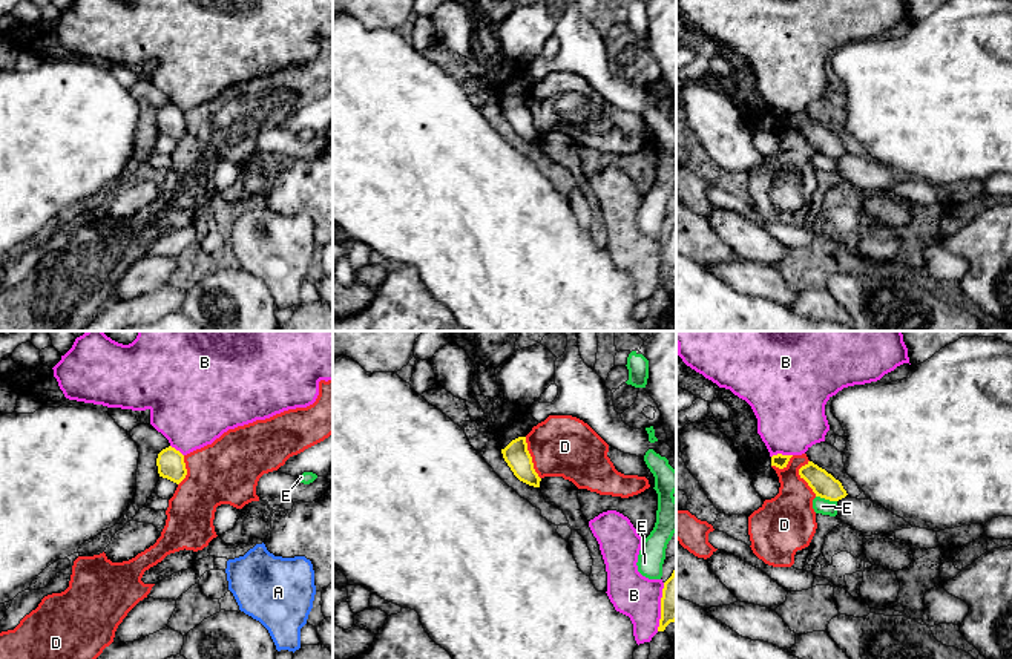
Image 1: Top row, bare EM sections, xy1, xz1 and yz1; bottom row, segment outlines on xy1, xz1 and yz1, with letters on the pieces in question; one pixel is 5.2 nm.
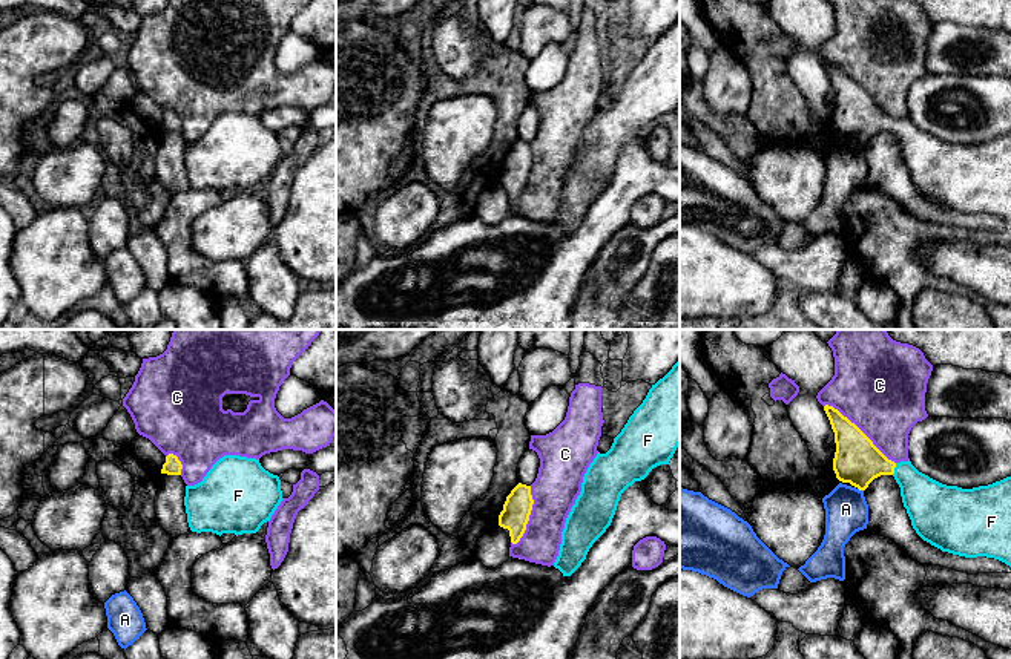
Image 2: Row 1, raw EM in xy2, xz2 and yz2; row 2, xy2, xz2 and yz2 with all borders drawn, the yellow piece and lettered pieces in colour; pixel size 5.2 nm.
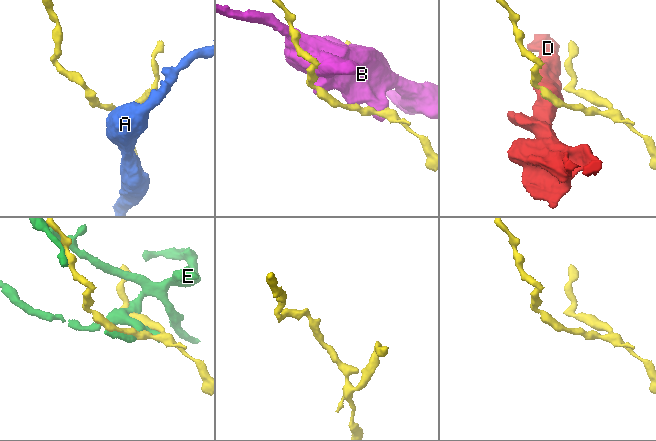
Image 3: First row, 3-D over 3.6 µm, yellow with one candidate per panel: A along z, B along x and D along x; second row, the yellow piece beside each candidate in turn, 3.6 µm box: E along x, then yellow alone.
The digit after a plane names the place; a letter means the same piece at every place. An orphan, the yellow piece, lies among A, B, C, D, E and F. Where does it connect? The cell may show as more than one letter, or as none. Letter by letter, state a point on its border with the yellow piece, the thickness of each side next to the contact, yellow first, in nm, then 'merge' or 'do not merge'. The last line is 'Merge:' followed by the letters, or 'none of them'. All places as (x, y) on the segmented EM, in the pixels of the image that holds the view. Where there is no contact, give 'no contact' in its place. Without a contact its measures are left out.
A: contact yz2 (861, 489); calibres 240 and 220 nm; do not merge
B: contact yz1 (781, 454); calibres 70 and 360 nm; do not merge
C: contact yz2 (859, 429); calibres 240 and 480 nm; do not merge
D: contact xz1 (531, 459); calibres 140 and 320 nm; do not merge
E: contact yz1 (827, 498); calibres 140 and 80 nm; do not merge
F: contact yz2 (893, 469); calibres 240 and 240 nm; merge
Merge: F

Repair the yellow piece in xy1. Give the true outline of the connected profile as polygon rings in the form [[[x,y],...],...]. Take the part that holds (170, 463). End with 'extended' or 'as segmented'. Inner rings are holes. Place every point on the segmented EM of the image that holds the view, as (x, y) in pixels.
[[[172,446],[163,449],[158,454],[156,466],[159,477],[167,478],[176,484],[179,484],[187,475],[184,455]]]; as segmented

